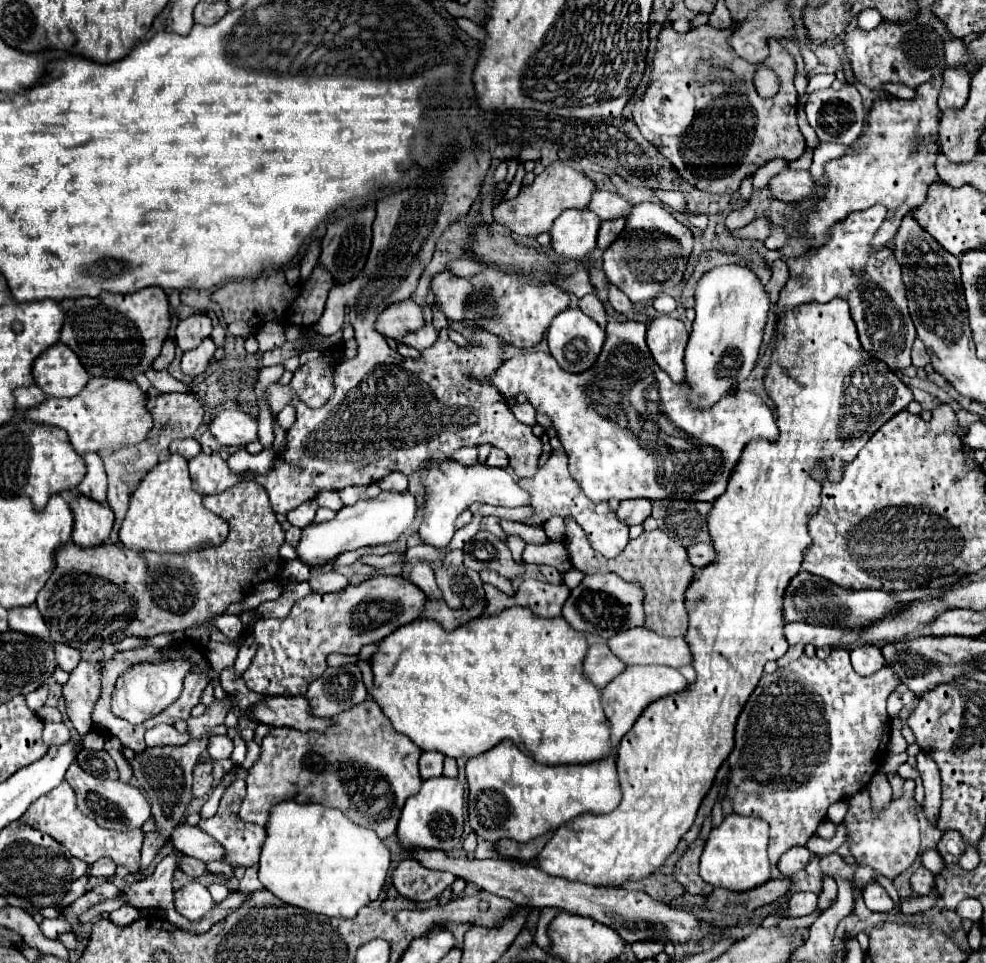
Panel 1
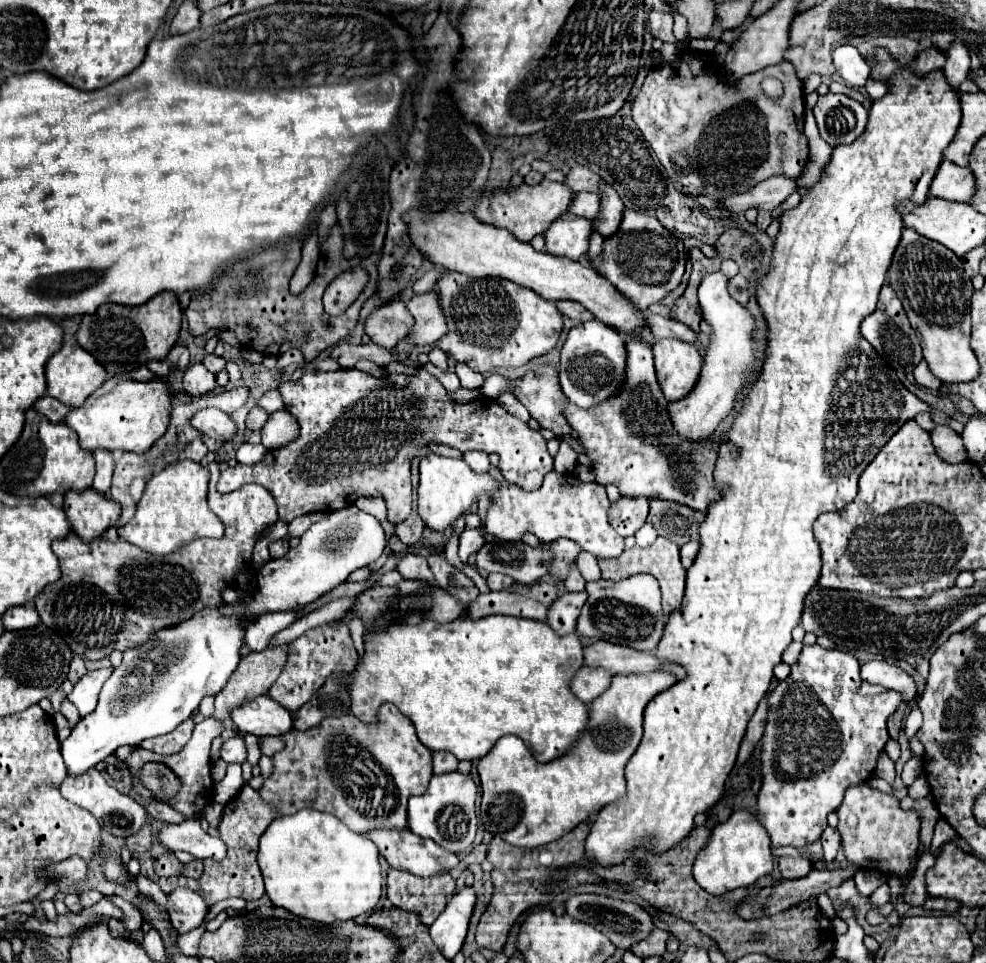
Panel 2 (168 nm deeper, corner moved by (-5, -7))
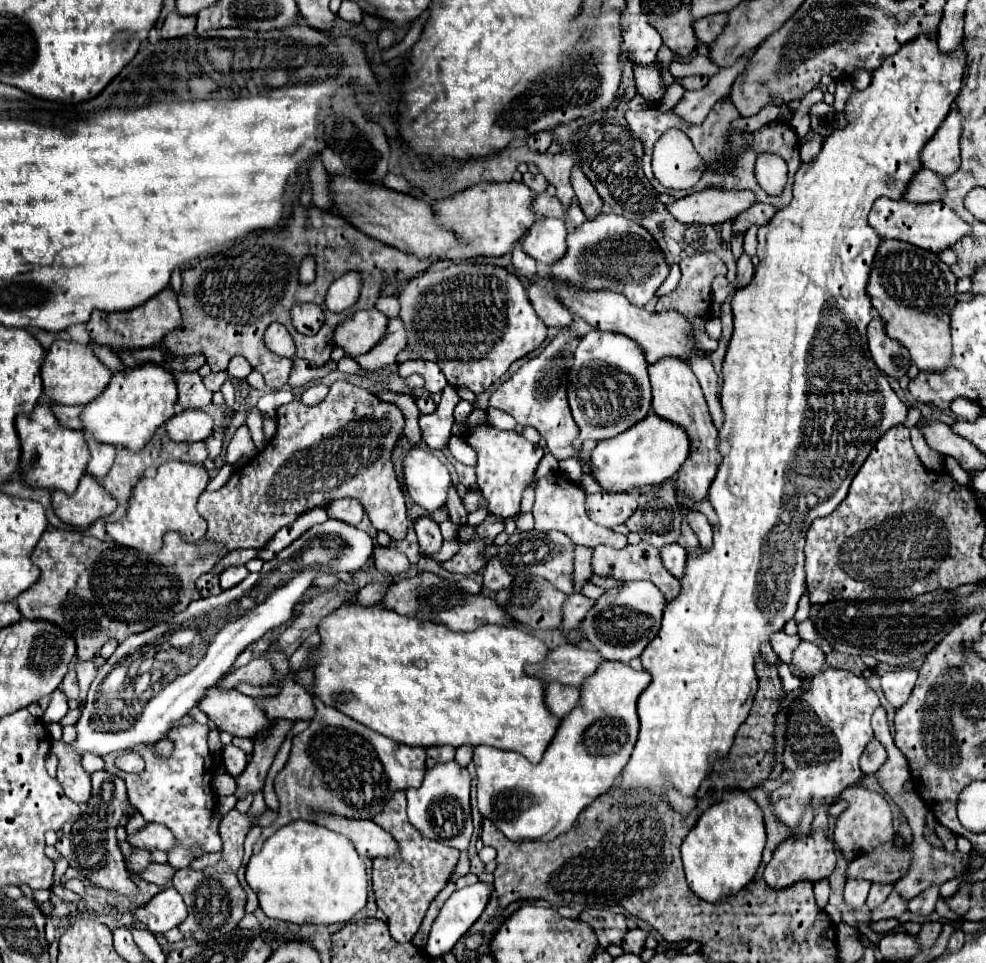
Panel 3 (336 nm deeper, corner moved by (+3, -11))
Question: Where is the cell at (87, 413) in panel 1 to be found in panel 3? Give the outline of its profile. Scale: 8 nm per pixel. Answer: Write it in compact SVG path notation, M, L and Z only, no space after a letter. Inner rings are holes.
M148 362L116 372L108 388L82 410L84 432L100 442L124 446L128 450L142 450L152 434L174 416L176 386L174 376L160 364Z

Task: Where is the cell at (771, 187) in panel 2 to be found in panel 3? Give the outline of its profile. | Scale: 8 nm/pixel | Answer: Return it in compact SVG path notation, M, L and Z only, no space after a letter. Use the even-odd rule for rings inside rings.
M700 190L666 206L682 224L720 224L754 206L750 190Z

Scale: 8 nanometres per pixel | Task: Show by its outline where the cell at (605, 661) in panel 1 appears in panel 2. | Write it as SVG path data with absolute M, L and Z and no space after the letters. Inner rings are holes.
M582 666L576 676L572 678L572 692L578 694L578 698L586 704L590 704L594 698L598 698L604 690L608 690L612 676L608 670L602 668L590 668L590 666Z

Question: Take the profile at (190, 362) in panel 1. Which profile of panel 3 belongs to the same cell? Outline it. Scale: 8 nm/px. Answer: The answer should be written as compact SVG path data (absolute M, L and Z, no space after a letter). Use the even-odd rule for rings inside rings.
M182 372L176 376L178 382L178 404L182 408L202 410L212 402L212 392L206 390L198 372Z

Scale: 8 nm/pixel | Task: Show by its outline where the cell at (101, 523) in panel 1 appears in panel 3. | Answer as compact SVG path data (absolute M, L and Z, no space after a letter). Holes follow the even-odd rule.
M84 474L74 494L64 494L62 490L54 490L52 506L60 520L84 530L94 520L110 516L116 510L116 500L106 492L106 488L96 478Z

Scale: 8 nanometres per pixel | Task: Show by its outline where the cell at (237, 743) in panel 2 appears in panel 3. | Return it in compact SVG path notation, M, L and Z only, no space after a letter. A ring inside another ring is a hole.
M230 744L230 746L224 746L222 758L224 758L226 772L228 772L230 776L234 776L234 778L238 778L238 776L244 772L246 764L248 764L248 758L246 758L244 750L240 750L240 748L232 746L232 744Z

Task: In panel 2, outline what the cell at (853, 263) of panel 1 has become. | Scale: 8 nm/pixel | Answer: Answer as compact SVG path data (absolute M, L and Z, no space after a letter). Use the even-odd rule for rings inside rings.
M890 284L882 286L878 306L868 318L864 318L860 332L872 344L872 348L886 360L886 364L890 364L894 370L900 370L904 374L912 374L912 370L922 360L922 348L920 348L920 342L918 342L916 330L910 326L908 316L902 308L902 302L900 302L896 290Z

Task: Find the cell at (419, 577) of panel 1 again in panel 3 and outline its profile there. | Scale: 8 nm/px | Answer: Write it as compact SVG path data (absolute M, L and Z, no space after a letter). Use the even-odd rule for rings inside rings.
M374 546L372 550L372 558L374 558L374 566L384 572L384 574L392 574L398 576L402 572L406 572L410 568L408 558L392 548L382 548L382 546Z

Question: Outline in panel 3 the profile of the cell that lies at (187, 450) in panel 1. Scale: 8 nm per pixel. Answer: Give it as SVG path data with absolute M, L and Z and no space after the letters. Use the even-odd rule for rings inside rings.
M194 442L194 444L190 444L190 450L188 450L188 460L190 460L190 462L202 464L206 458L208 458L208 450L206 450L206 444L204 444L204 442Z

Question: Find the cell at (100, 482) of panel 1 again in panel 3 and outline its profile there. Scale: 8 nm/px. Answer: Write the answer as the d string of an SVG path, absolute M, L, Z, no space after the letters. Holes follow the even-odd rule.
M86 438L88 448L90 448L90 462L88 462L88 474L96 478L104 478L114 462L116 448L106 446L104 442L94 442L94 438Z

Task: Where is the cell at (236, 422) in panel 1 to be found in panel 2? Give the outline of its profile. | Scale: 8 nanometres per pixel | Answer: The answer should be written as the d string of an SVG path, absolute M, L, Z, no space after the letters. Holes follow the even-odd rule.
M204 408L198 414L194 414L192 426L196 430L200 430L202 434L206 434L214 440L220 440L220 442L232 440L238 432L234 420L228 414L224 414L222 410L216 410L216 408Z

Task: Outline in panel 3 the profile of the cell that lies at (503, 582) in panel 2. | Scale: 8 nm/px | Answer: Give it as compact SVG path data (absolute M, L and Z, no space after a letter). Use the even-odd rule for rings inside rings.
M496 556L490 558L490 562L484 568L484 588L490 592L498 592L498 590L510 586L510 582L512 582L512 576L500 566L498 558Z

